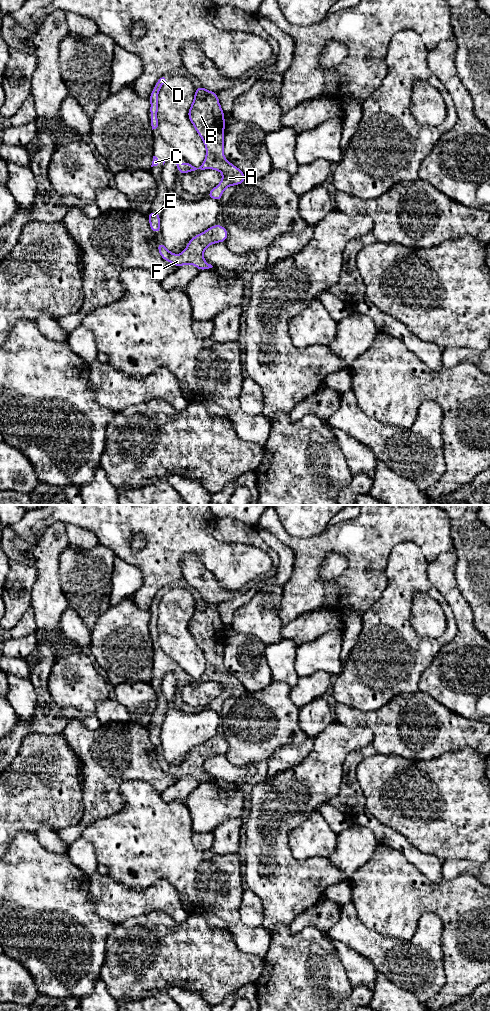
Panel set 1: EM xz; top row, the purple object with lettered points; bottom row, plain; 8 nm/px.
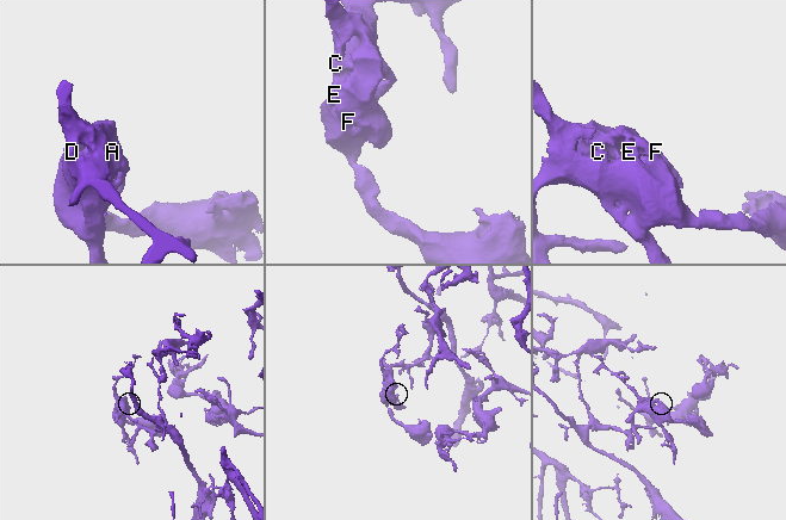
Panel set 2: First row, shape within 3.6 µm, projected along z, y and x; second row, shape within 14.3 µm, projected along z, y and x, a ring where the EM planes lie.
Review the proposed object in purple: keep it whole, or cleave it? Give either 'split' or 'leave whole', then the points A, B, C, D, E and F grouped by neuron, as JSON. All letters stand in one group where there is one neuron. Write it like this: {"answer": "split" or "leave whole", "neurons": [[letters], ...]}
{"answer": "leave whole", "neurons": [["A", "B", "C", "D", "E", "F"]]}

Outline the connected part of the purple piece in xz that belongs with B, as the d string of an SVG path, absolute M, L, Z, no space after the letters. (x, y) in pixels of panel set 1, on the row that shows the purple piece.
M204 87L195 88L194 101L188 111L188 117L189 120L192 122L195 130L198 132L199 136L202 138L205 144L206 158L199 168L194 167L188 162L180 163L178 159L174 158L167 159L166 161L173 160L177 165L178 173L183 174L195 171L197 169L201 170L214 169L220 171L223 174L221 182L209 193L207 193L207 197L220 201L222 198L222 192L227 187L242 184L246 180L246 177L239 168L237 168L235 165L232 165L224 157L223 146L224 146L225 114L223 113L222 108L220 106L217 92L208 91Z

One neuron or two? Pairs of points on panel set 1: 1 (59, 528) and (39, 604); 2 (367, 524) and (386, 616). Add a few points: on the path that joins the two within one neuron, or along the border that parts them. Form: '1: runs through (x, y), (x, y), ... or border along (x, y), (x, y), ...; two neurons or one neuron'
1: runs through (51, 547), (47, 551), (47, 585); one neuron
2: border along (386, 571), (386, 586), (384, 590), (365, 611); two neurons

